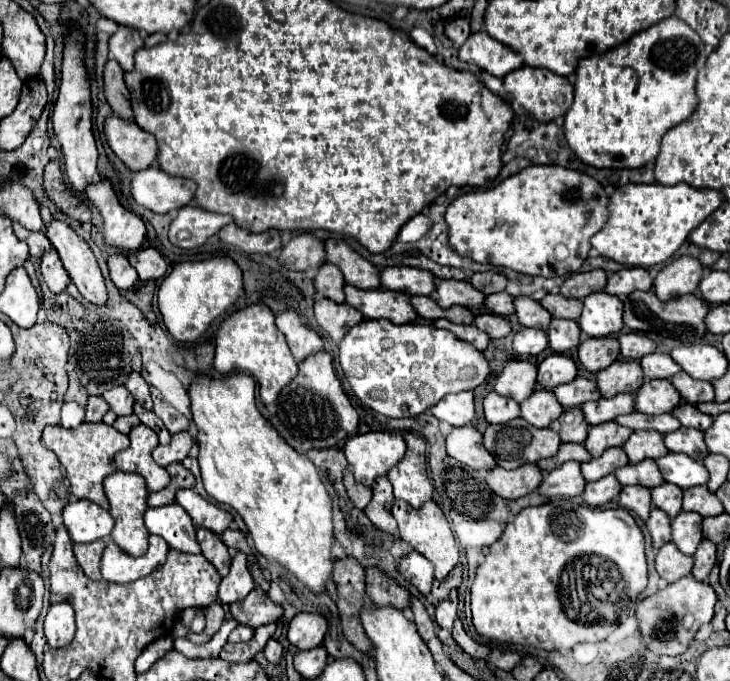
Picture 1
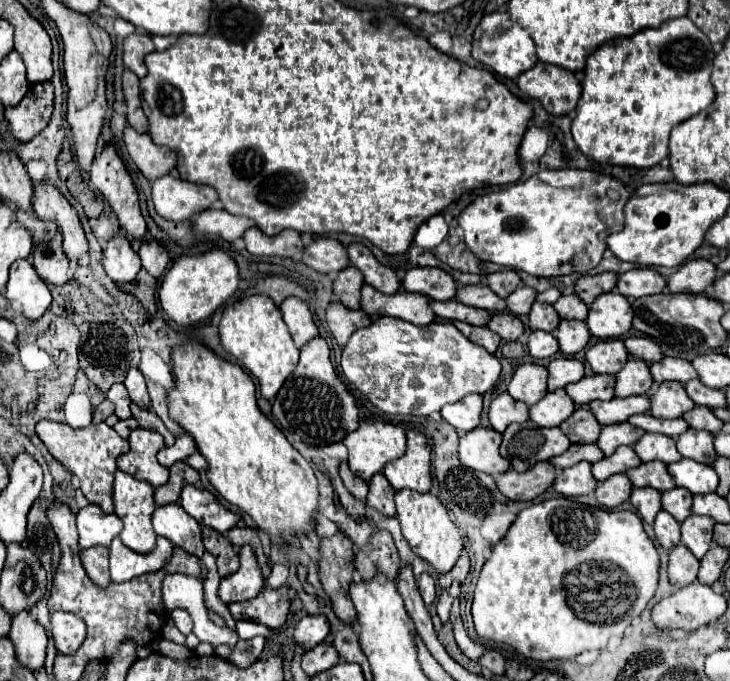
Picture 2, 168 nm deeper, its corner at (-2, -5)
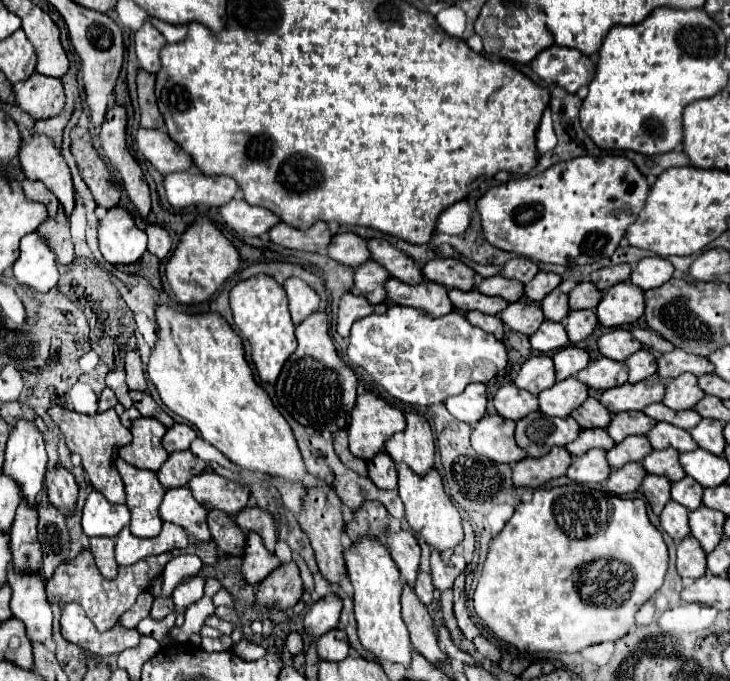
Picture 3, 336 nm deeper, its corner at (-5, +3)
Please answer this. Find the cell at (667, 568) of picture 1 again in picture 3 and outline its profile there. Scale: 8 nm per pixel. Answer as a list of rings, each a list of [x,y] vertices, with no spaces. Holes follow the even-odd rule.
[[[686,536],[678,544],[676,570],[680,576],[688,576],[688,578],[700,578],[706,572],[706,554],[696,538]]]

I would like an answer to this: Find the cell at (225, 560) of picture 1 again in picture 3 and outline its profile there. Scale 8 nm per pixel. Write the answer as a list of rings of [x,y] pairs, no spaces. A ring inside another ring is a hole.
[[[208,512],[208,528],[212,534],[214,544],[218,550],[230,556],[242,556],[244,554],[244,544],[246,544],[246,534],[234,524],[232,516],[226,516],[224,512]]]

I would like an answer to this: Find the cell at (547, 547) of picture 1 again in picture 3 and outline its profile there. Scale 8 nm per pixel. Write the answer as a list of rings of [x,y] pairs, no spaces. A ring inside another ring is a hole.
[[[568,484],[568,486],[550,488],[550,490],[538,488],[530,502],[522,502],[514,510],[514,516],[506,522],[504,530],[490,544],[490,550],[488,550],[488,556],[484,562],[484,570],[482,570],[482,576],[480,576],[476,592],[474,592],[474,610],[476,610],[478,618],[500,640],[516,646],[522,652],[580,652],[586,646],[600,644],[600,642],[614,642],[614,640],[622,638],[634,626],[634,614],[638,612],[638,608],[662,586],[666,570],[668,570],[668,548],[662,540],[662,534],[650,524],[648,514],[646,514],[646,504],[642,500],[616,498],[608,492],[592,490],[582,484]]]

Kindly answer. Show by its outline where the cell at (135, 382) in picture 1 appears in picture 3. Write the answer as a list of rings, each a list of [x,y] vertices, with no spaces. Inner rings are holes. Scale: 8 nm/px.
[[[138,352],[126,354],[126,384],[130,390],[138,390],[138,392],[146,390],[146,376]]]

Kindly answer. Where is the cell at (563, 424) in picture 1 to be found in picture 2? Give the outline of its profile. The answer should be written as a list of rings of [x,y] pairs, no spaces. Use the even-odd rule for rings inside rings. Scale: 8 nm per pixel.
[[[577,408],[561,426],[559,426],[573,444],[591,444],[597,442],[601,426],[595,420],[591,410]]]

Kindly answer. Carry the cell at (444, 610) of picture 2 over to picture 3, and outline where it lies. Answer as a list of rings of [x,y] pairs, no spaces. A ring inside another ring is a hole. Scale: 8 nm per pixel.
[[[432,552],[432,580],[434,580],[434,586],[436,590],[444,592],[444,590],[450,590],[454,586],[454,580],[464,572],[466,568],[466,562],[462,556],[452,556],[450,558],[450,564],[444,564],[440,560],[440,552]]]

